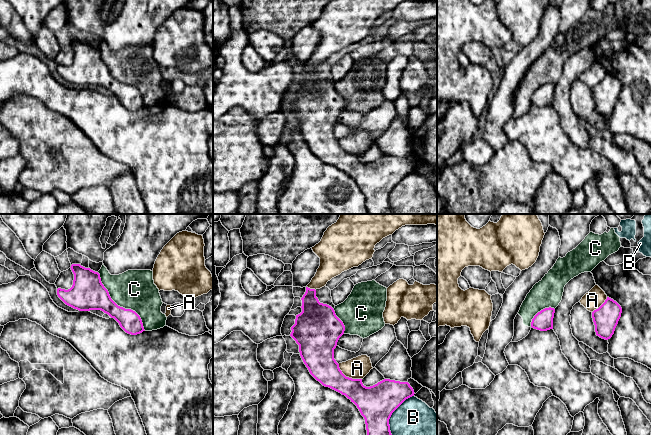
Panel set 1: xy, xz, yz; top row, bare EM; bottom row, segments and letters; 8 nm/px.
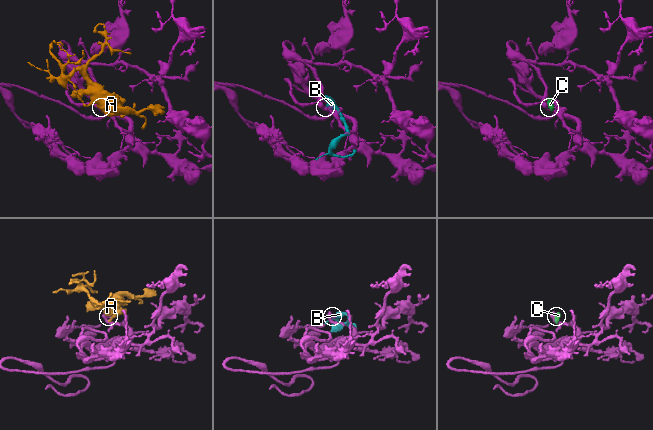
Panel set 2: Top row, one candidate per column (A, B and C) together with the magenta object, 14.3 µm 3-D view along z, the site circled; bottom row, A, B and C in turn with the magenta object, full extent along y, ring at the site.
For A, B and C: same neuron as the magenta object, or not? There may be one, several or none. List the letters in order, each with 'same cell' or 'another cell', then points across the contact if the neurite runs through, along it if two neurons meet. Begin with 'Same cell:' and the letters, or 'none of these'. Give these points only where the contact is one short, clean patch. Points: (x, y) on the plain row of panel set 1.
Same cell: A
A: same cell
B: another cell
C: another cell

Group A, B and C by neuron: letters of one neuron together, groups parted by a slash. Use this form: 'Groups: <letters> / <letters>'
Groups: A / B C

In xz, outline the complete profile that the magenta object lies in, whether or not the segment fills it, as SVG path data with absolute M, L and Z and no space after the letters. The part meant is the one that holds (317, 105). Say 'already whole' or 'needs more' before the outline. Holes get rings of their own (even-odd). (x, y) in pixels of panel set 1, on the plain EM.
needs more | M332 0L324 8L321 17L312 23L313 28L320 34L320 42L315 52L306 63L306 68L301 74L302 88L296 91L295 100L291 103L290 112L299 121L300 132L308 144L310 150L319 157L323 162L329 163L342 171L345 171L359 185L365 195L367 214L392 214L390 207L389 195L392 189L408 174L414 172L414 166L408 158L400 158L390 155L384 155L377 160L366 163L362 155L370 148L372 139L370 133L361 131L346 138L337 139L334 135L334 125L337 122L339 114L344 110L345 102L336 92L334 85L320 79L316 73L316 66L326 62L332 54L340 51L353 43L358 43L366 36L372 35L375 28L374 24L383 14L392 11L396 6L405 1L427 1L427 0Z

